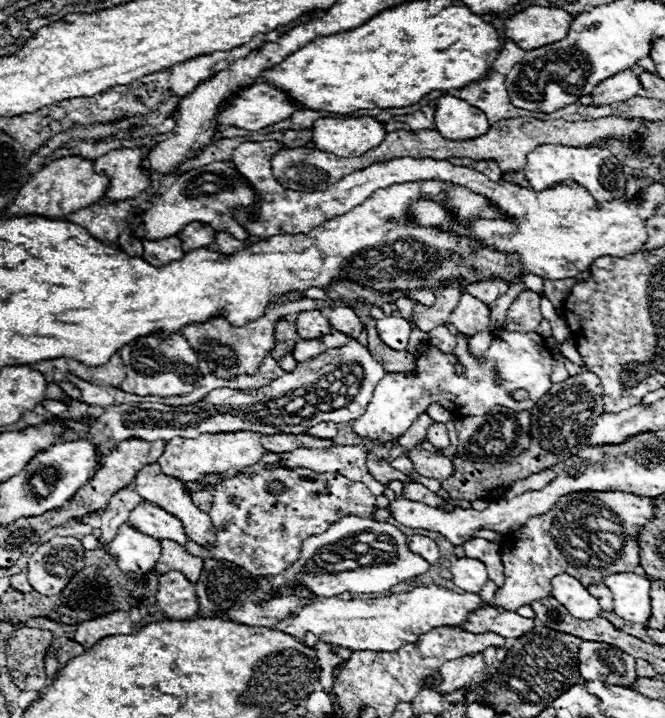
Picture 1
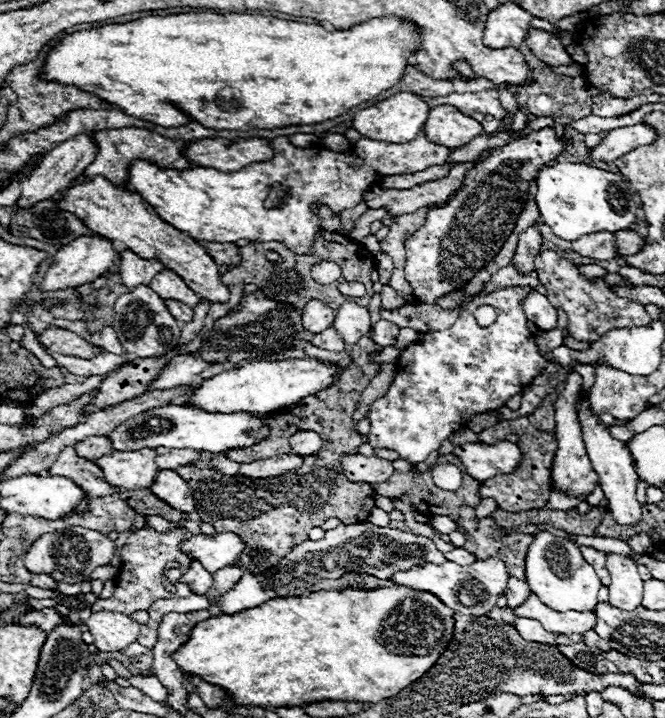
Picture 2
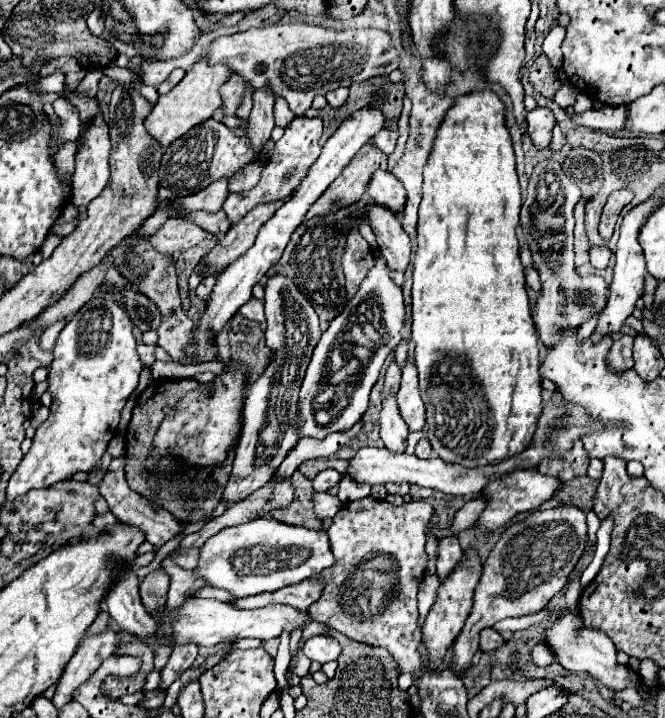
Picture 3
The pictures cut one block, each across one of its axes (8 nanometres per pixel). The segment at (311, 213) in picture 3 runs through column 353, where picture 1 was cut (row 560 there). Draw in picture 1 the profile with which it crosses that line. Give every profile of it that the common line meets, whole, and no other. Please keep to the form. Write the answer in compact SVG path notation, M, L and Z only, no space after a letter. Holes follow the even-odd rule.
M162 540L162 556L156 564L156 574L164 574L168 570L178 570L190 578L190 582L198 582L202 574L204 560L200 556L192 556L178 542Z

